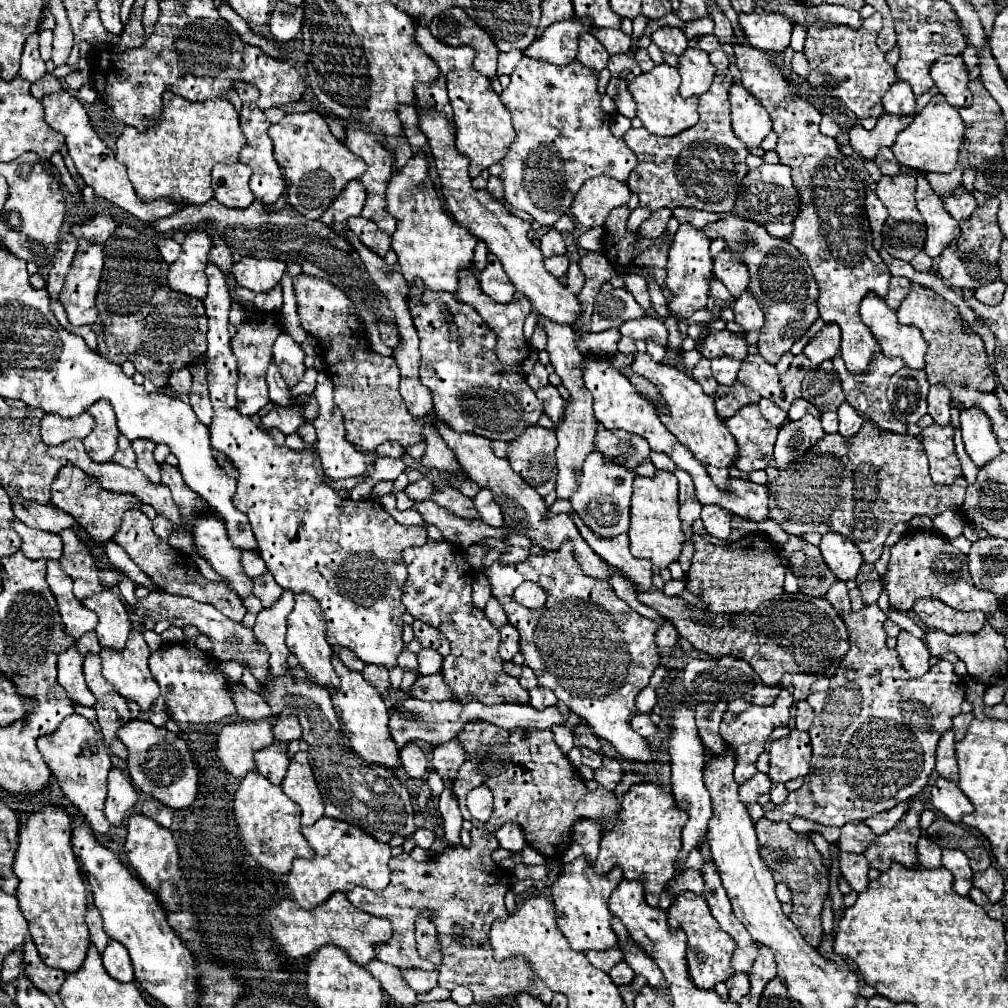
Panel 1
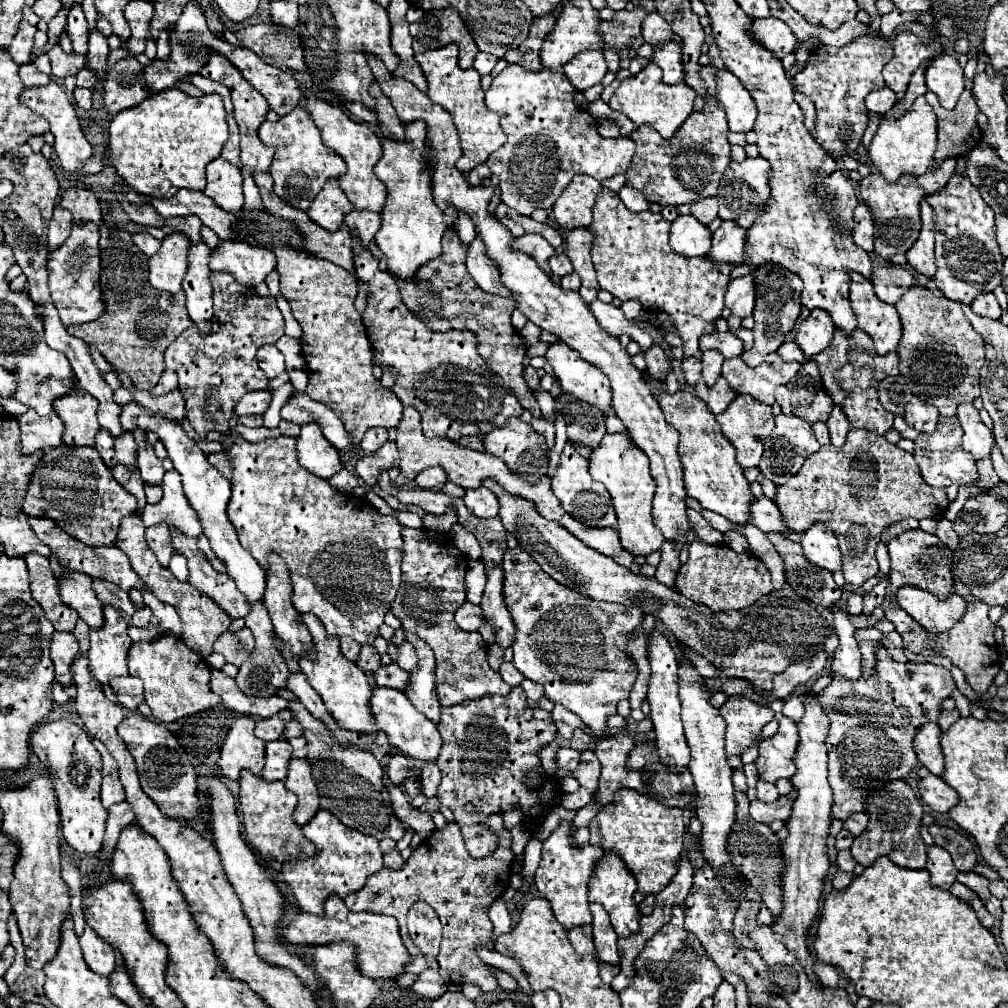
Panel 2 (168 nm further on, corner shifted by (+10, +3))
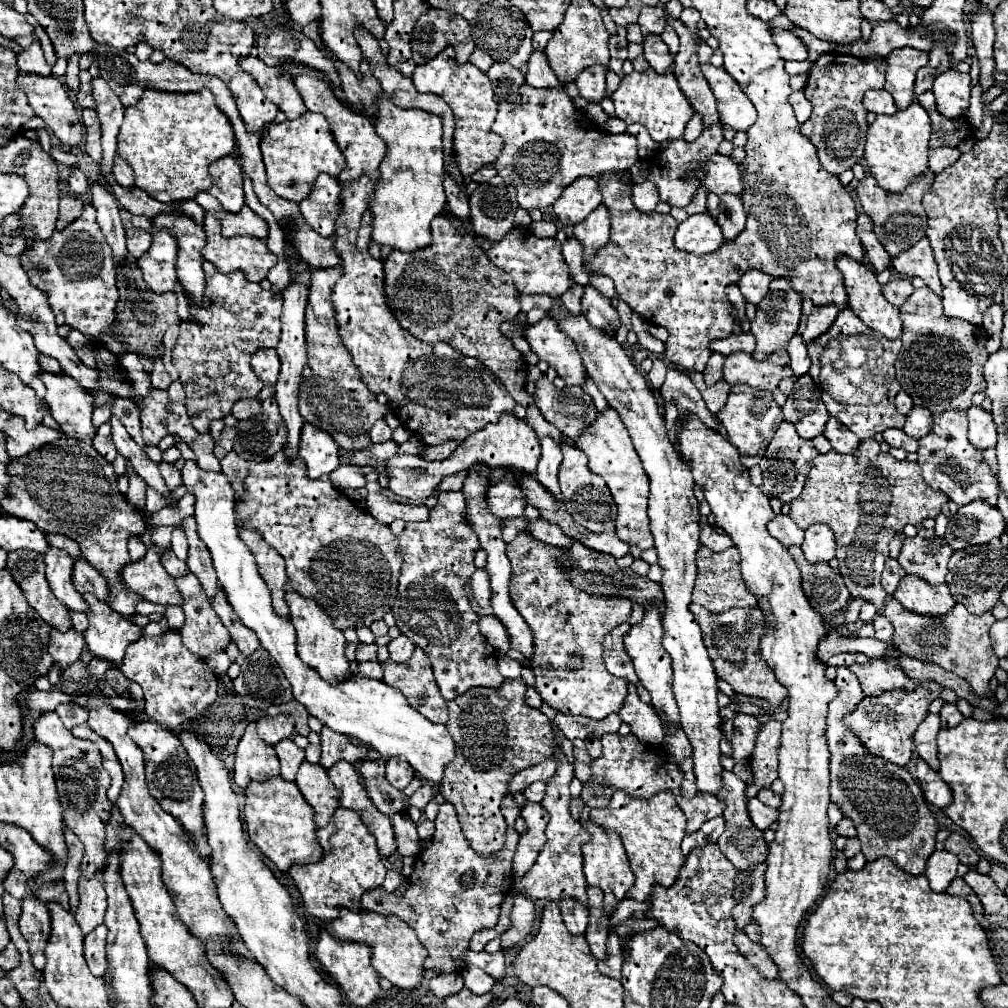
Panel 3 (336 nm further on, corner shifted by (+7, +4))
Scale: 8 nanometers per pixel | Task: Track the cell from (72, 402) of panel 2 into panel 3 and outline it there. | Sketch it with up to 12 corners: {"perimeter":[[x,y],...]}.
{"perimeter":[[43,373],[45,403],[67,437],[93,439],[93,395]]}

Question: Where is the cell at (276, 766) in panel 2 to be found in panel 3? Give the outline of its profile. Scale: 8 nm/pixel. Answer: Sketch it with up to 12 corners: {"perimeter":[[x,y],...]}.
{"perimeter":[[291,739],[275,745],[281,761],[281,777],[295,781],[305,751]]}

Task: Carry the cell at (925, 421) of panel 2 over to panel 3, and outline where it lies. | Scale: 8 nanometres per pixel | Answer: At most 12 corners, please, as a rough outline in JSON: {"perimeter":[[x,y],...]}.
{"perimeter":[[913,407],[903,431],[921,439],[933,427],[927,407]]}

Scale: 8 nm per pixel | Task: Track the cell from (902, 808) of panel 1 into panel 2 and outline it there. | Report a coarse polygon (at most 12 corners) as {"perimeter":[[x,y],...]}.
{"perimeter":[[864,812],[850,814],[844,830],[860,836],[868,824]]}

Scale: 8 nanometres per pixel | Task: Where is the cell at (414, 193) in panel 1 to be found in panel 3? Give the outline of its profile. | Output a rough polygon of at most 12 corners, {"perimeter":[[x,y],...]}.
{"perimeter":[[377,101],[387,143],[373,241],[429,247],[441,215],[441,119]]}

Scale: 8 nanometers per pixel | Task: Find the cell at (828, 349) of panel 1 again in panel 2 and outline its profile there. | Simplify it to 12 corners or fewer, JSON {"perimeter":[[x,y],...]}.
{"perimeter":[[812,310],[800,324],[796,344],[810,358],[830,344],[834,322]]}

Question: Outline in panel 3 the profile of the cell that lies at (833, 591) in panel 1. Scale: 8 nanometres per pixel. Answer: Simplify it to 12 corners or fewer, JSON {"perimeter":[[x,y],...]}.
{"perimeter":[[837,667],[831,801],[867,861],[925,873],[937,823],[907,769],[841,723],[863,699]]}

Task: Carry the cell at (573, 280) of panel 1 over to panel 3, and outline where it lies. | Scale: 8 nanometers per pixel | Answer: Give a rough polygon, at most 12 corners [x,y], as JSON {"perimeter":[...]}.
{"perimeter":[[573,283],[561,297],[569,313],[579,313],[583,285]]}

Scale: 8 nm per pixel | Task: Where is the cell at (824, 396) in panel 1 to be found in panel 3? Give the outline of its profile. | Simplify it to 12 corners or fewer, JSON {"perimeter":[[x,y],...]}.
{"perimeter":[[793,389],[783,415],[805,439],[823,433],[825,403]]}

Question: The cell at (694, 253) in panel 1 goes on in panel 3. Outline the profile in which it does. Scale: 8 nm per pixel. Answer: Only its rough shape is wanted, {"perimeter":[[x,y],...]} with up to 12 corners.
{"perimeter":[[709,213],[687,217],[675,233],[677,249],[713,253],[723,243]]}

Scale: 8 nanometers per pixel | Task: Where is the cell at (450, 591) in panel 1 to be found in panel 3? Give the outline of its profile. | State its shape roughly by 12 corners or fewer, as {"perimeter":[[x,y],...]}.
{"perimeter":[[461,491],[399,535],[393,615],[443,699],[497,689]]}

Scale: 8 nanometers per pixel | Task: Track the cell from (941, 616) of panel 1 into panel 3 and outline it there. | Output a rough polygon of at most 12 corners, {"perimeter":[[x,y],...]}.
{"perimeter":[[915,575],[899,581],[893,597],[919,615],[955,607],[947,585],[931,587]]}

